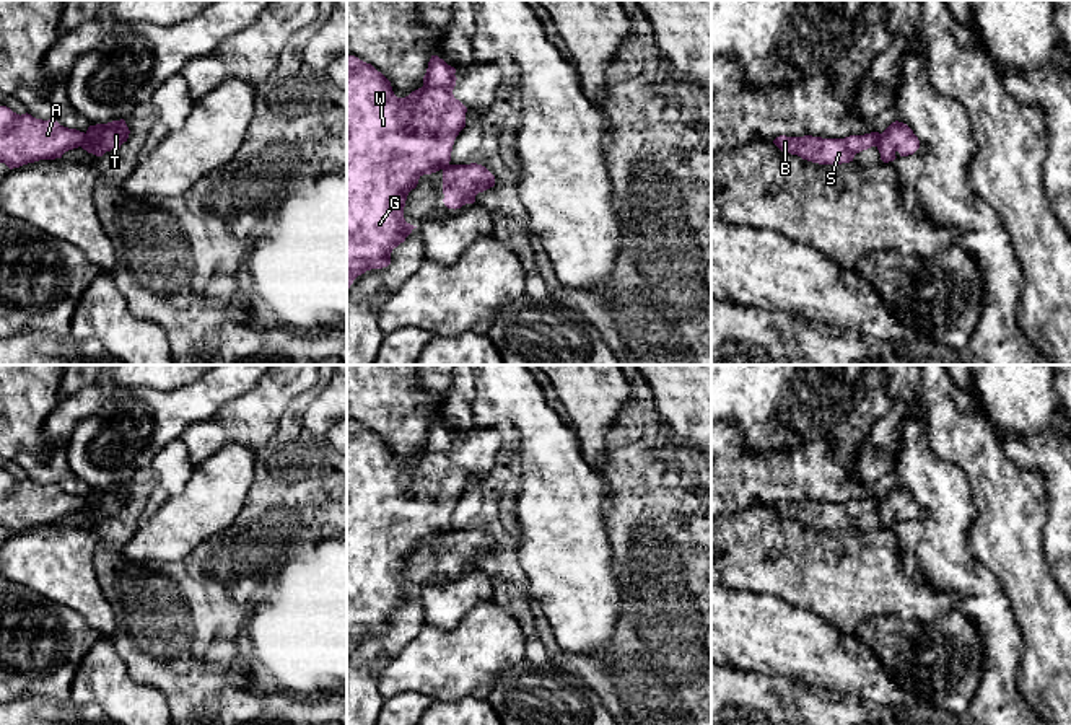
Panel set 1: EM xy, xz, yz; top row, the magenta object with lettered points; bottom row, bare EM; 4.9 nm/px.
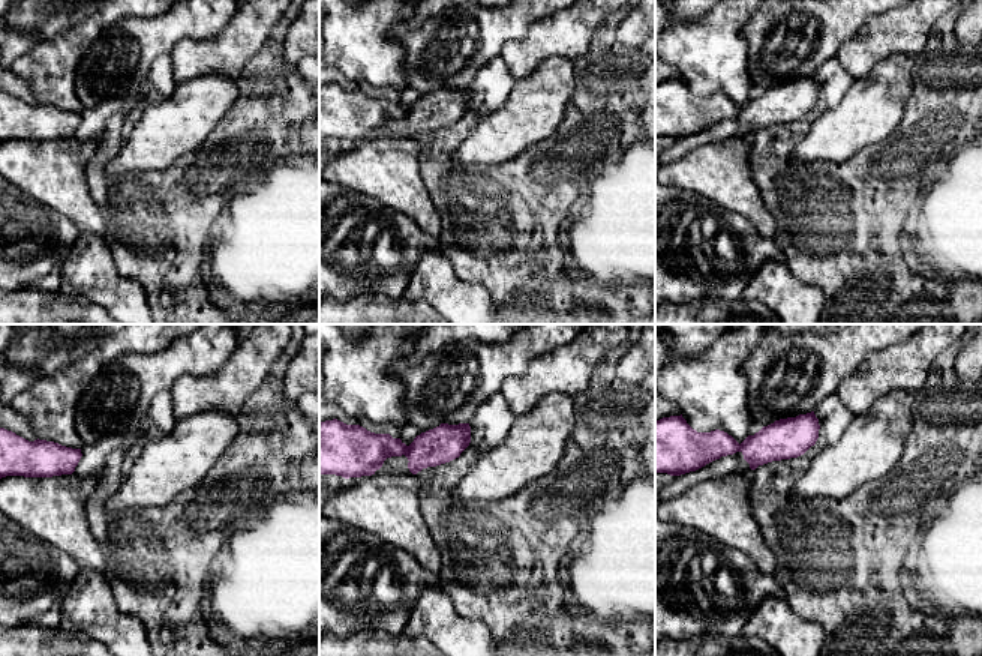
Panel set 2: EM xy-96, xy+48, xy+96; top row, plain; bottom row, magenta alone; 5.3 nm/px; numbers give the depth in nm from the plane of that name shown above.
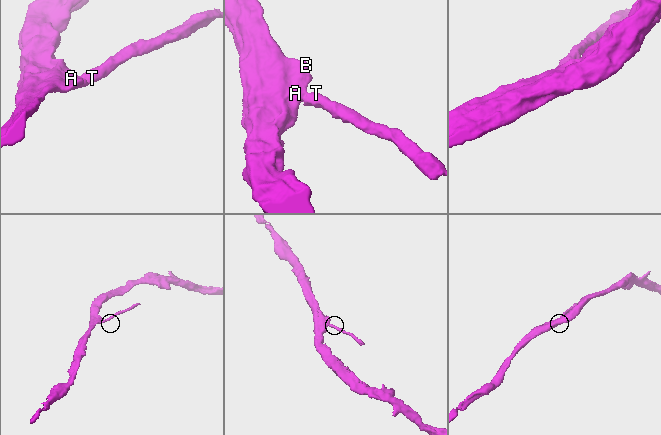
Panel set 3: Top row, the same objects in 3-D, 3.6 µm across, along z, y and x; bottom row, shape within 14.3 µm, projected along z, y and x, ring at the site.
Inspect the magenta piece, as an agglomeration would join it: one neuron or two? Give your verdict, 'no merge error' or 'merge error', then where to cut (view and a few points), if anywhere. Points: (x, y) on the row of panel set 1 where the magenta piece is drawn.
merge error; cut xy (87, 134), (80, 145)

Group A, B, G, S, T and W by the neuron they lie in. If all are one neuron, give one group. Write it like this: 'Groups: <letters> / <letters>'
Groups: A B G S W / T

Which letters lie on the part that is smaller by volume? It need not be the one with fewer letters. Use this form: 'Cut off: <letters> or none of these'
Cut off: T

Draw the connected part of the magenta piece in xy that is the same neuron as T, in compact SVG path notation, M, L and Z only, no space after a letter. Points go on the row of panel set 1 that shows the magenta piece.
M124 119L90 125L81 148L96 156L103 156L106 152L120 148L127 142L129 134L130 130Z

